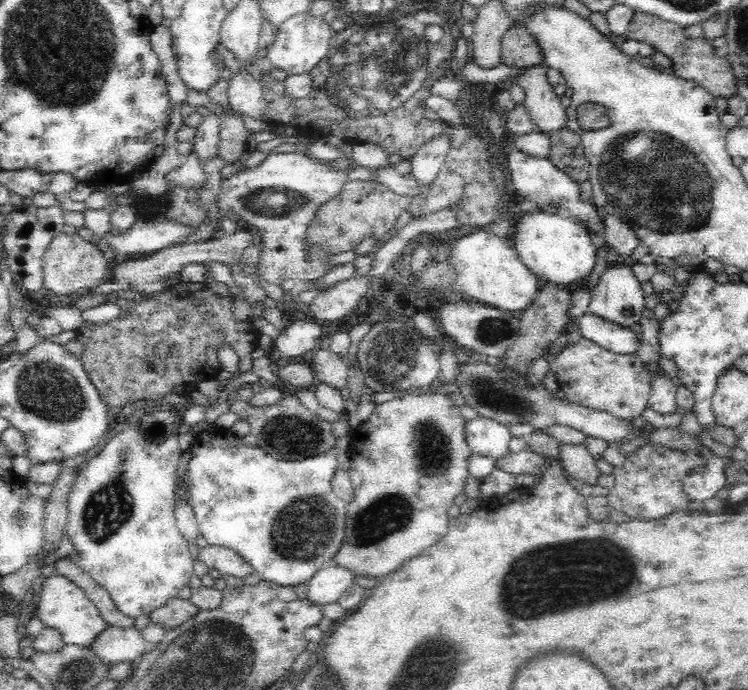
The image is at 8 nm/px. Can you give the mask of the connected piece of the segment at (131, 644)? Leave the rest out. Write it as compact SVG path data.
M134 625L129 628L109 626L90 648L112 666L120 661L135 664L147 654L149 645Z

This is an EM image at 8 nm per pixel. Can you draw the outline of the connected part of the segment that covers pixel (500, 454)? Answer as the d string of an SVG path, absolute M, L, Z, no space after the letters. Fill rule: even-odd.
M479 416L467 421L465 434L471 454L490 458L495 466L511 453L508 446L512 434L506 424Z

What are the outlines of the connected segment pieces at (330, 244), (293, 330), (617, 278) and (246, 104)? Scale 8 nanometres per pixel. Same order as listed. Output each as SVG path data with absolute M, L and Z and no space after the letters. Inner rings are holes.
M350 181L342 195L344 196L339 200L340 204L330 202L320 210L320 216L309 233L311 240L325 244L332 254L353 250L369 235L375 235L376 238L382 236L395 226L402 211L395 203L398 195L378 181L371 183Z
M299 320L285 326L282 333L273 340L272 348L284 356L302 356L308 350L315 350L321 339L321 327L316 323Z
M606 262L598 285L592 290L588 312L622 326L638 323L646 296L631 265Z
M243 68L240 72L234 73L227 83L226 99L229 108L237 113L258 118L264 108L260 83Z

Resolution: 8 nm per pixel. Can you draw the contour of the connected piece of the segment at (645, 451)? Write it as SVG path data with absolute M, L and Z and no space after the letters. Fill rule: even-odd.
M654 445L639 446L627 456L622 466L614 468L614 486L606 496L610 508L623 512L630 521L656 522L678 511L691 508L689 496L682 489L687 472L705 461Z

